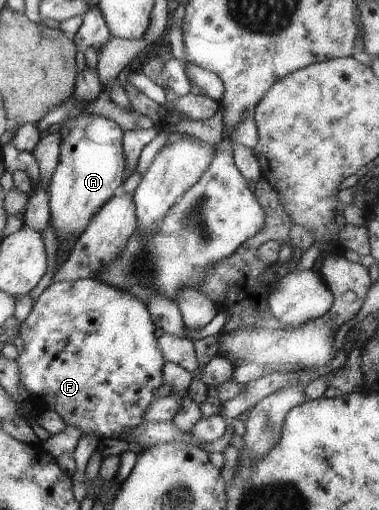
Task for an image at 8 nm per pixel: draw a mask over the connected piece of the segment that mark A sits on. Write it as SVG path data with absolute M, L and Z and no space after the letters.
M71 98L52 108L36 122L39 138L55 123L61 123L58 161L51 173L48 194L48 226L53 228L56 240L68 240L71 248L76 238L87 226L92 214L105 204L123 183L124 154L120 126L107 117L85 115L87 103L75 103Z

